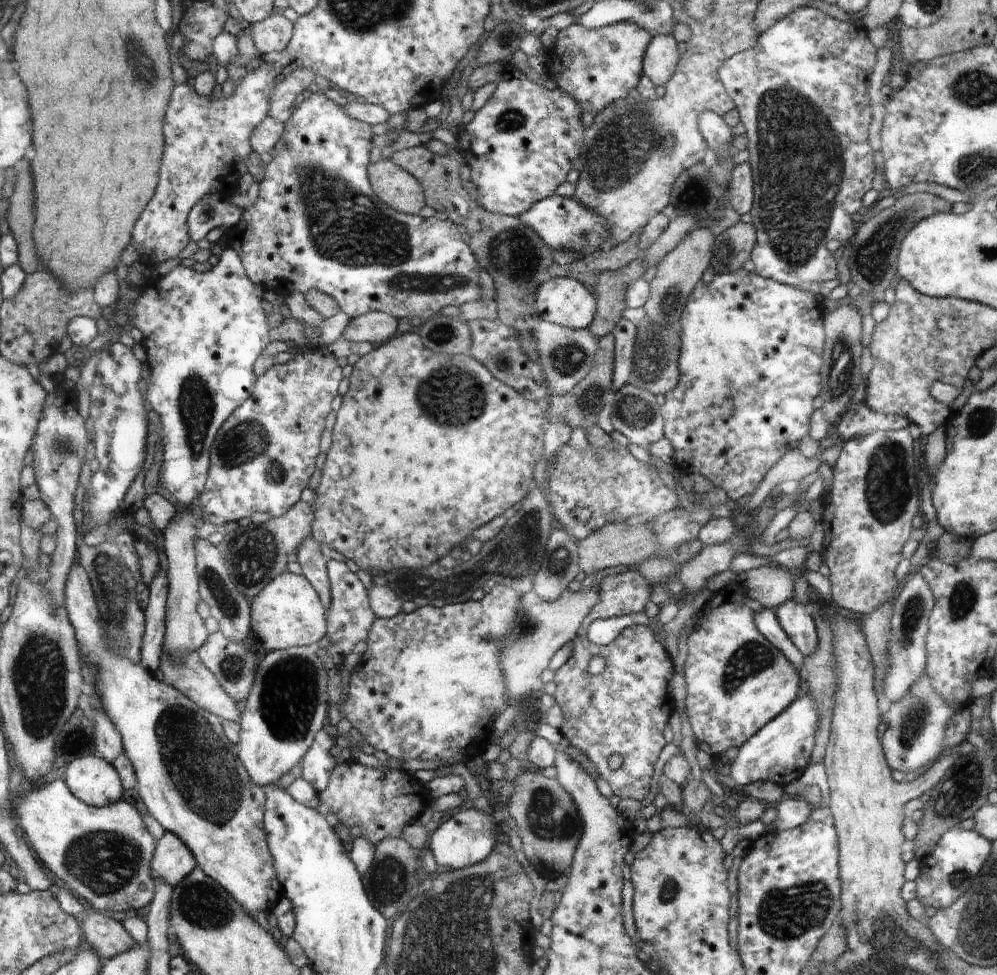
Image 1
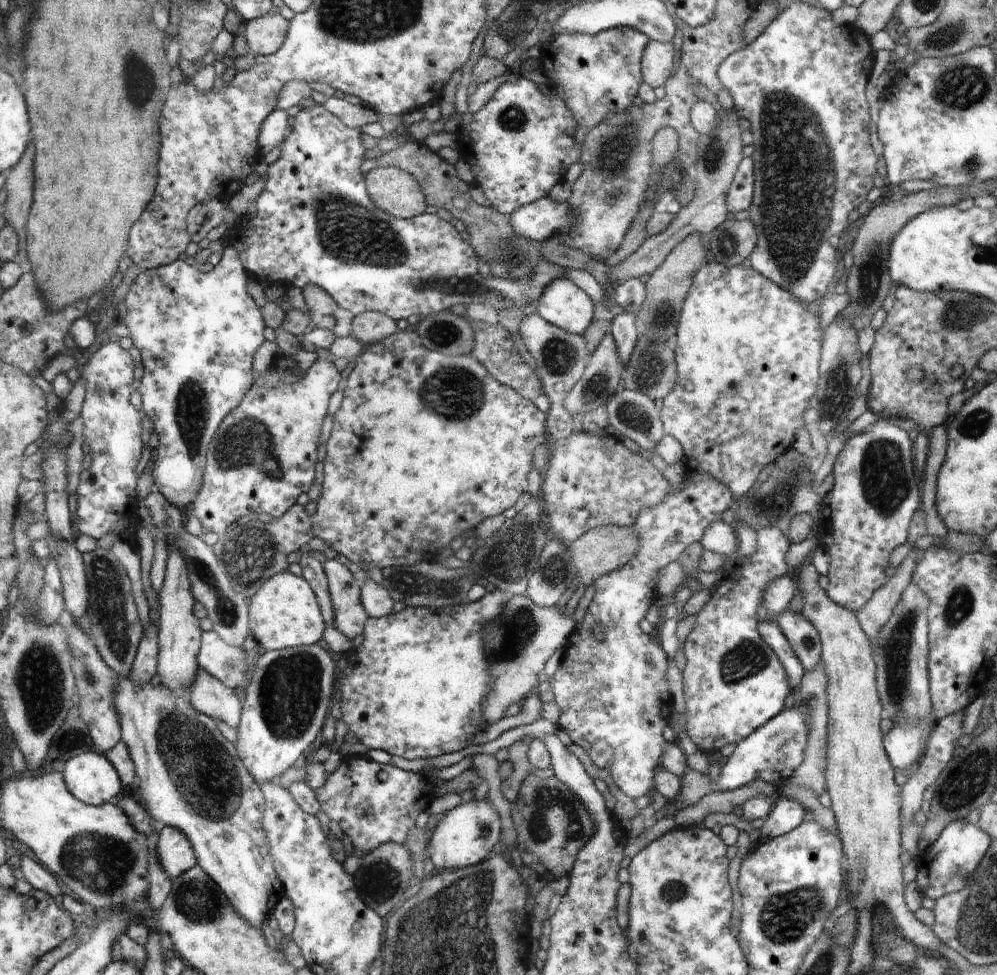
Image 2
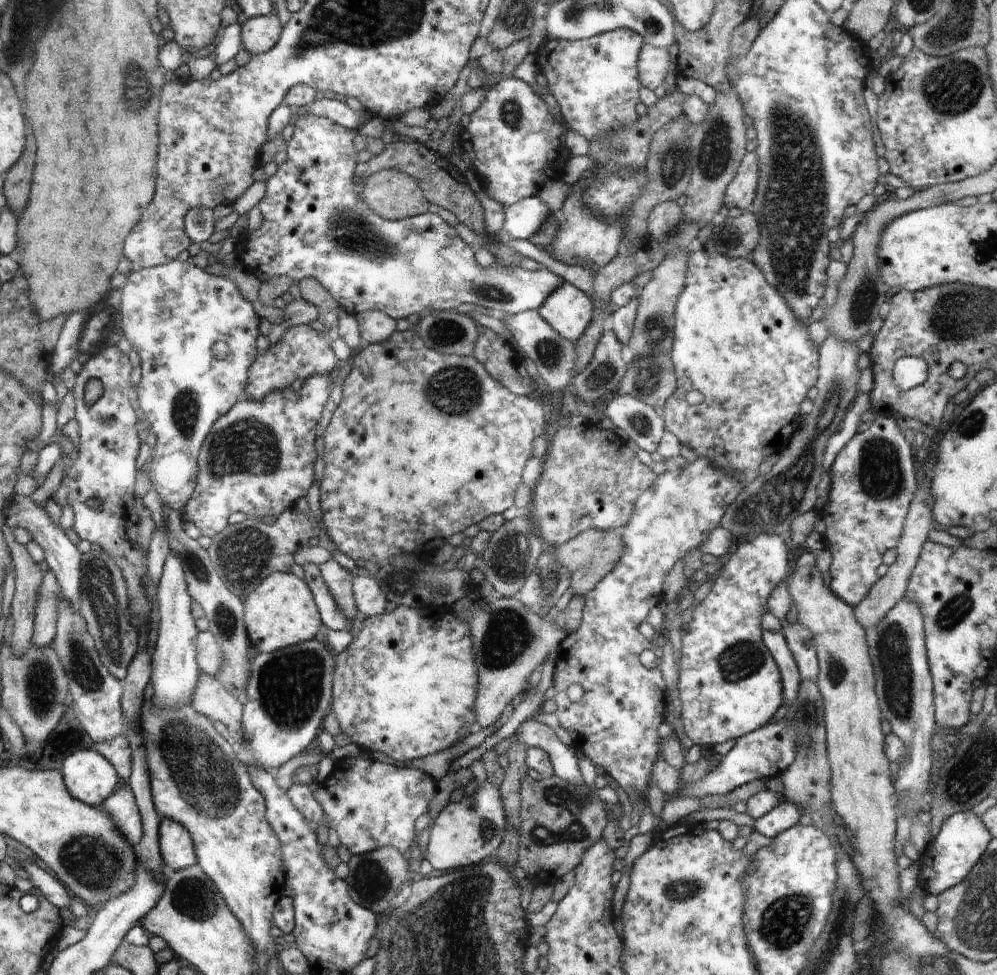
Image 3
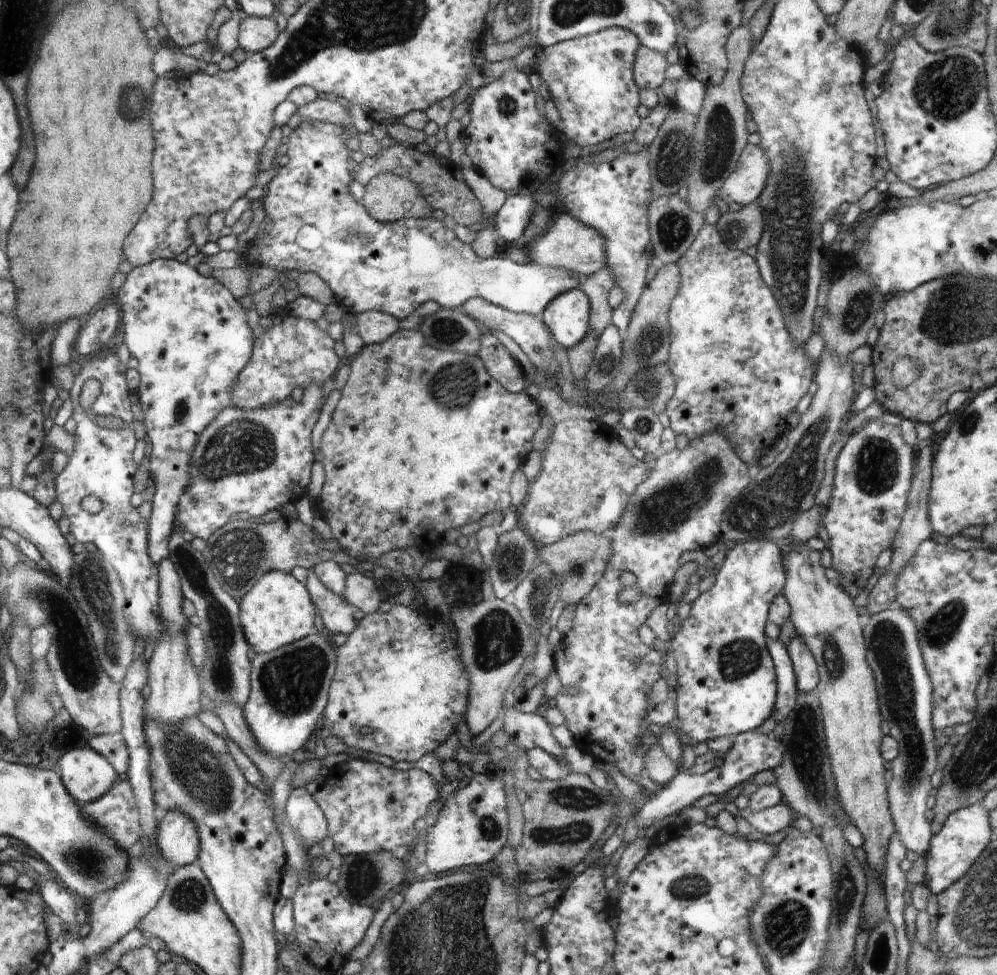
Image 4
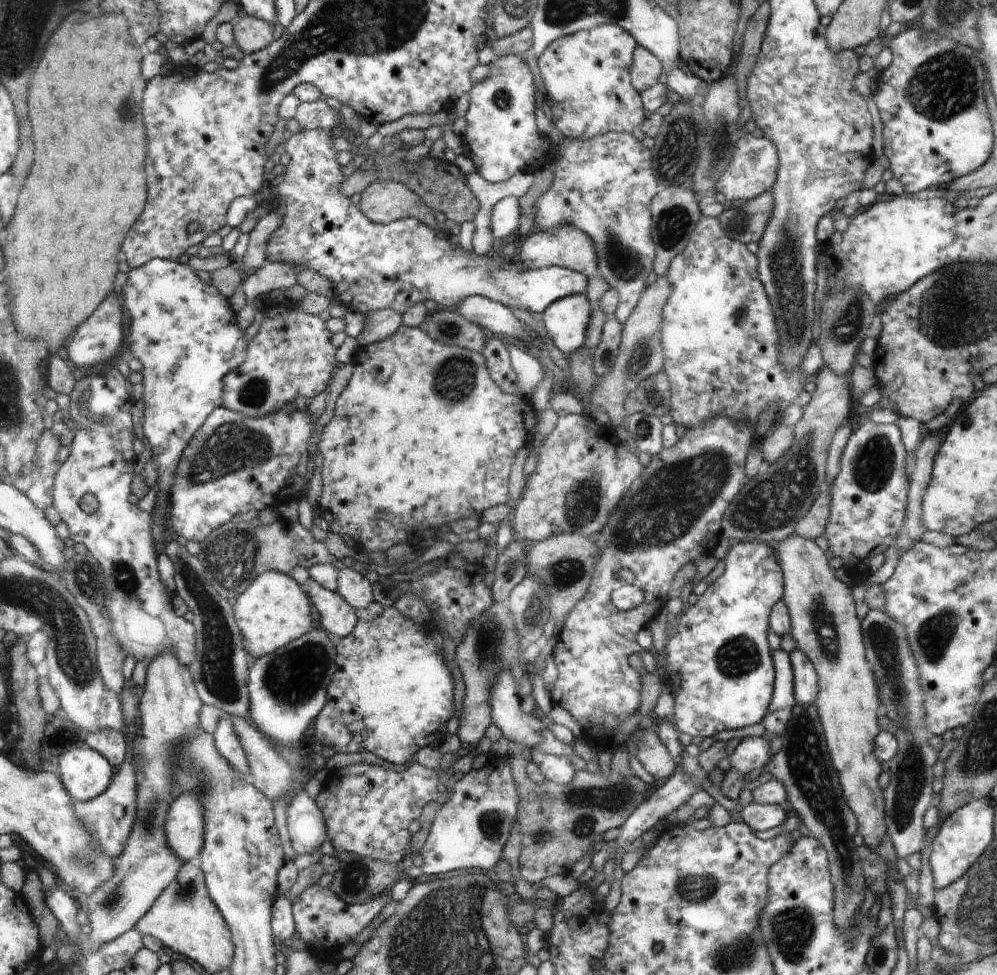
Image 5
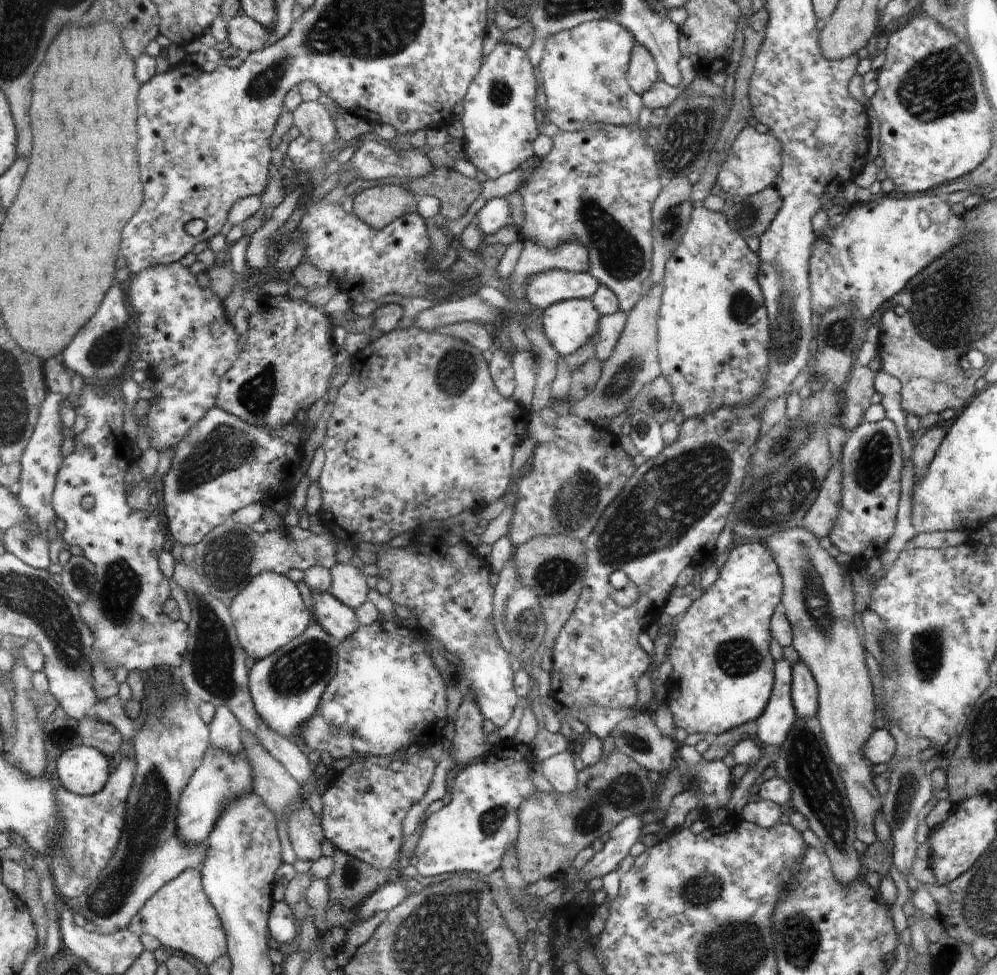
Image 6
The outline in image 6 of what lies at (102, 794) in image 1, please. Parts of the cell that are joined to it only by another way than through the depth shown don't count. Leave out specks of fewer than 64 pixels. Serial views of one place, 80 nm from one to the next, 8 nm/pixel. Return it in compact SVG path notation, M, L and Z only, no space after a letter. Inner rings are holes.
M84 744L67 750L60 757L58 774L58 780L70 792L92 796L109 781L110 764L102 751Z

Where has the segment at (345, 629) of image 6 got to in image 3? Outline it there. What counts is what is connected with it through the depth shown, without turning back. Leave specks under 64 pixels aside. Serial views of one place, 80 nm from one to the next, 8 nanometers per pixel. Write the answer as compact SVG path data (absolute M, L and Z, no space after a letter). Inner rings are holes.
M304 563L303 569L305 572L304 580L316 599L324 624L332 630L347 630L347 619L336 604L319 566L315 563Z

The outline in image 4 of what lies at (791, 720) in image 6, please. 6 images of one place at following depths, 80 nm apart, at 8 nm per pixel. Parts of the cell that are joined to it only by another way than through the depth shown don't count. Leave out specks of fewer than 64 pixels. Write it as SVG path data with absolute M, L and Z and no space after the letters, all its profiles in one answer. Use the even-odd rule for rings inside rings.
M780 638L768 639L768 642L772 658L775 659L779 687L778 700L772 716L776 722L780 722L784 721L798 704L798 679L795 675L795 667L791 661L790 652L787 650L787 644L783 643Z

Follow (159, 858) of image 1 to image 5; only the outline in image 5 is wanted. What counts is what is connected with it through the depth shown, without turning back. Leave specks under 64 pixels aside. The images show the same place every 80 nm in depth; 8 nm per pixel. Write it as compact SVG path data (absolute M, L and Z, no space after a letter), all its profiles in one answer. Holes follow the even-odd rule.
M184 793L175 798L167 814L167 845L179 859L187 863L198 858L203 848L203 803L199 795Z

